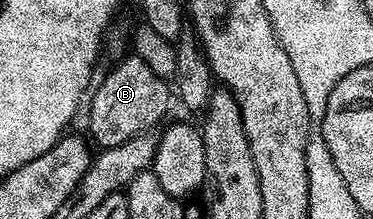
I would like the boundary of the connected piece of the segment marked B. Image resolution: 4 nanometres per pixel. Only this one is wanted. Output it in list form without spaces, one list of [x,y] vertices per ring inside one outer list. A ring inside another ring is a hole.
[[[128,55],[125,61],[120,61],[100,81],[100,86],[93,88],[90,93],[92,106],[88,109],[88,129],[92,132],[91,140],[97,141],[100,149],[118,147],[126,143],[126,139],[134,139],[134,135],[155,130],[156,124],[168,113],[168,93],[170,97],[170,85],[167,80],[154,75],[147,63],[135,55]]]

